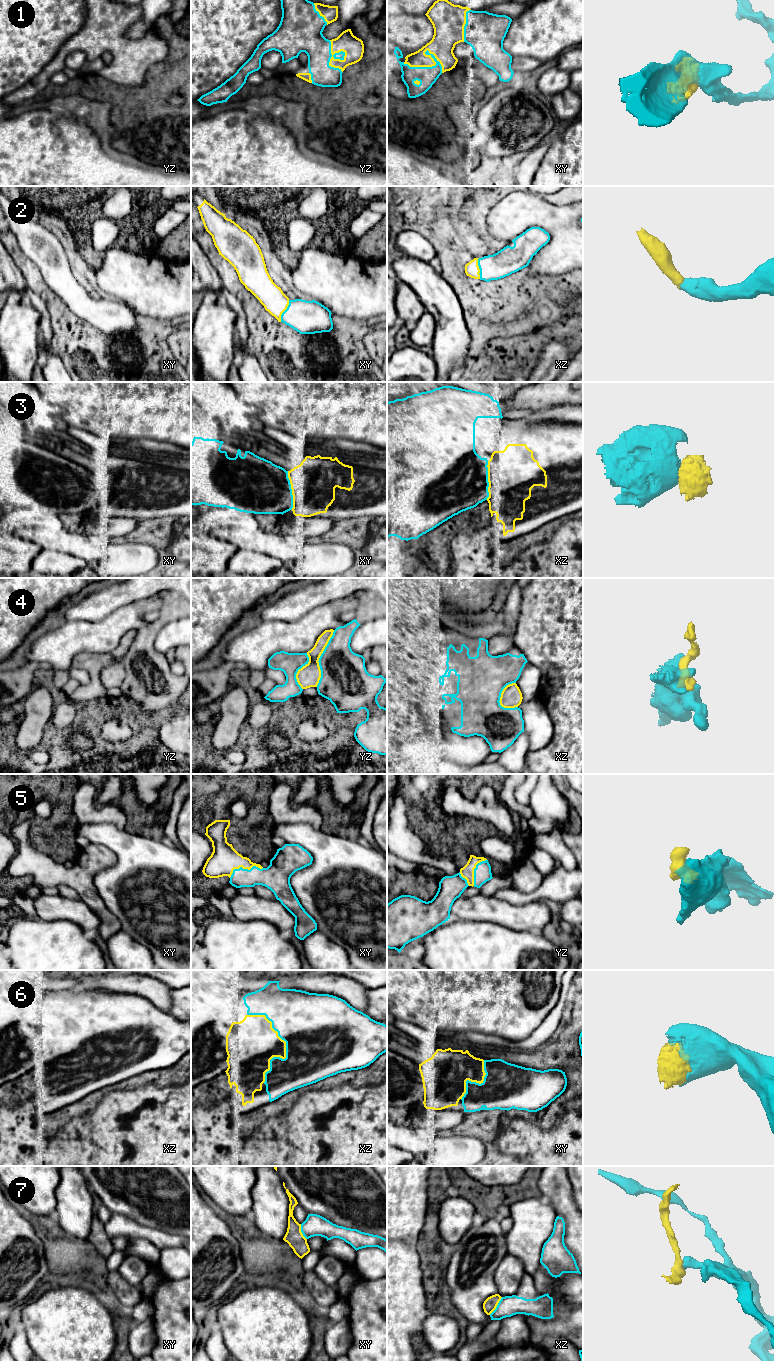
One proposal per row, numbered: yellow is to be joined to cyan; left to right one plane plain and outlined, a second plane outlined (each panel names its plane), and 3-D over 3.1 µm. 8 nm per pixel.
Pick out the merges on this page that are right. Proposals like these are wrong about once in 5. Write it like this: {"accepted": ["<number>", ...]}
{"accepted": ["1", "2", "3", "4", "5", "6"]}

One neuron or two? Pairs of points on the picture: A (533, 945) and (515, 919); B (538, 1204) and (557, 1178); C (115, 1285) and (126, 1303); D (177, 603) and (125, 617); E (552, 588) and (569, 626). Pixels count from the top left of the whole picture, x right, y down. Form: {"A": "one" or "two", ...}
{"A": "two", "B": "two", "C": "one", "D": "two", "E": "one"}

